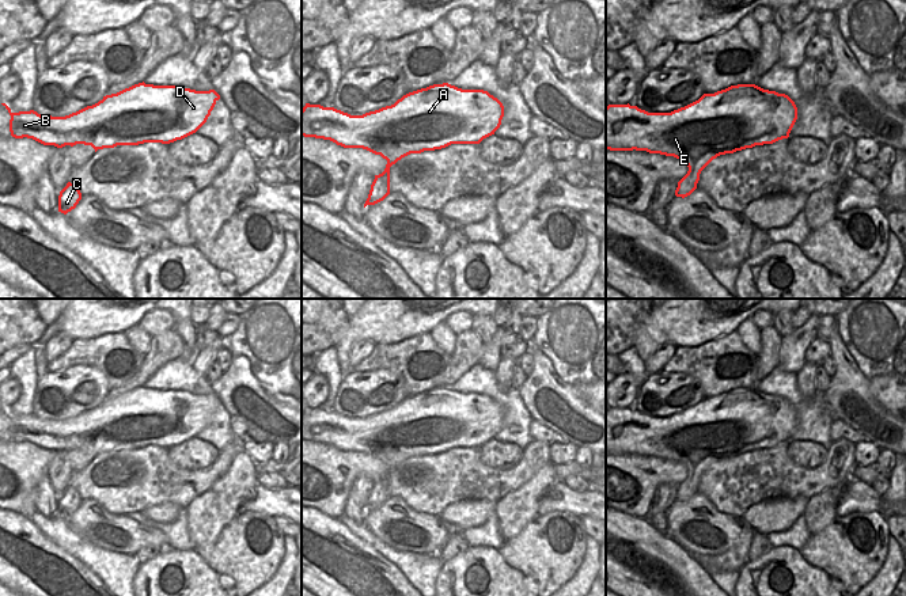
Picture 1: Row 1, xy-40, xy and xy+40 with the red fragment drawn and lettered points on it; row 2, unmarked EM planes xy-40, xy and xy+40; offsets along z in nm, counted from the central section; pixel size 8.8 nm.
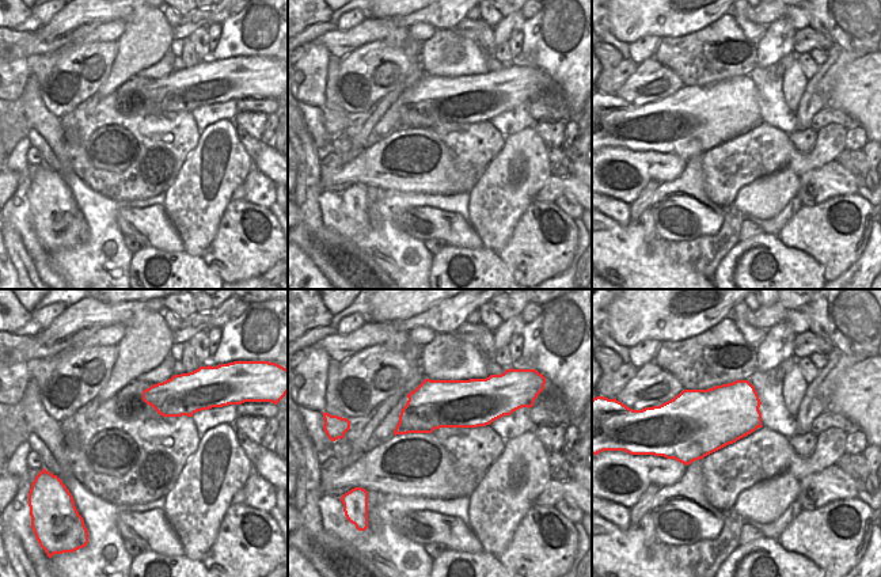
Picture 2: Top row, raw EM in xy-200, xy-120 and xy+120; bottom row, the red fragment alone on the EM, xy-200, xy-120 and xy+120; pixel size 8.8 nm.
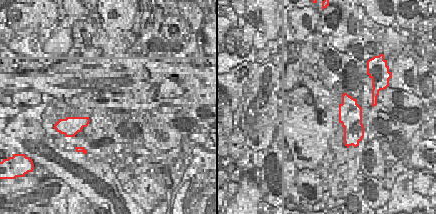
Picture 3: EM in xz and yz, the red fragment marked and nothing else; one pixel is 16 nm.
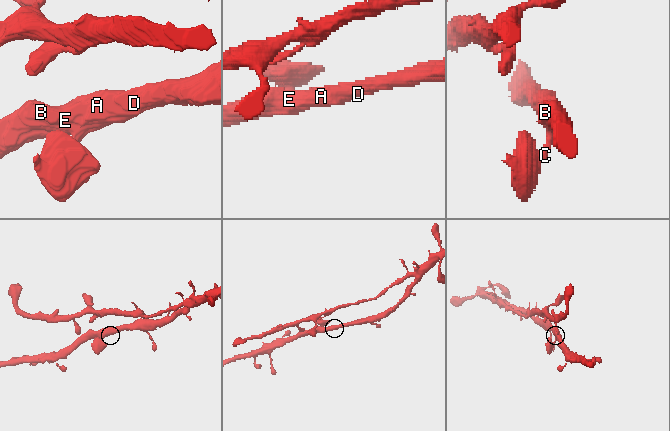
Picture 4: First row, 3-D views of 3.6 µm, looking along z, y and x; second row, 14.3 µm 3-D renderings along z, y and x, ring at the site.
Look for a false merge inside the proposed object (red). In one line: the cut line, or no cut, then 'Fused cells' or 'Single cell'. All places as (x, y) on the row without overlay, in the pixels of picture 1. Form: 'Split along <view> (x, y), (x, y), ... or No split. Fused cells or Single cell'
No split. Single cell

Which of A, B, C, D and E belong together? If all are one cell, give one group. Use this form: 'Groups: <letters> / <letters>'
Groups: A B C D E

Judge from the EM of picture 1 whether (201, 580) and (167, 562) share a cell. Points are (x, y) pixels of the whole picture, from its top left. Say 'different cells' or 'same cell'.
same cell

